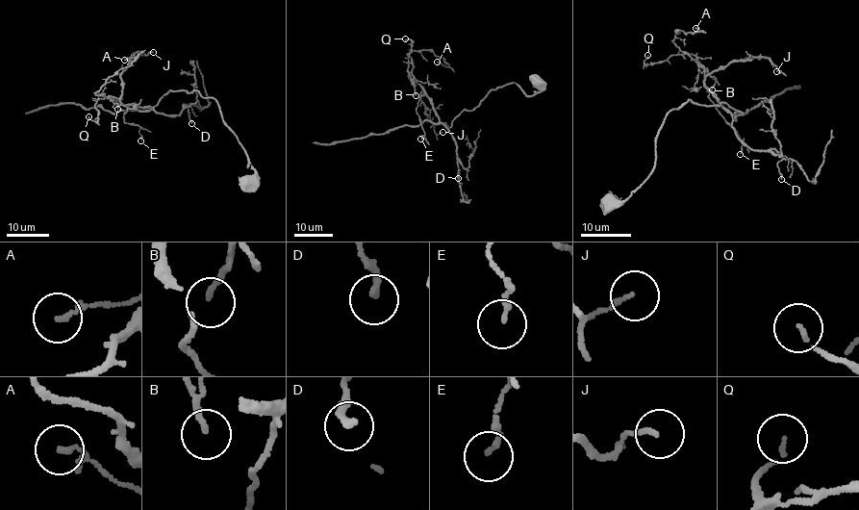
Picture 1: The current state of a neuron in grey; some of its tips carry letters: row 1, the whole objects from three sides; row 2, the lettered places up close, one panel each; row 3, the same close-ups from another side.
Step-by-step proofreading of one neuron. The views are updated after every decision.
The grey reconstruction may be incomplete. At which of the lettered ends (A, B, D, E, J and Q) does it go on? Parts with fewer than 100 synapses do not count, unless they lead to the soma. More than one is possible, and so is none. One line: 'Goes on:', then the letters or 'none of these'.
Goes on: none of these

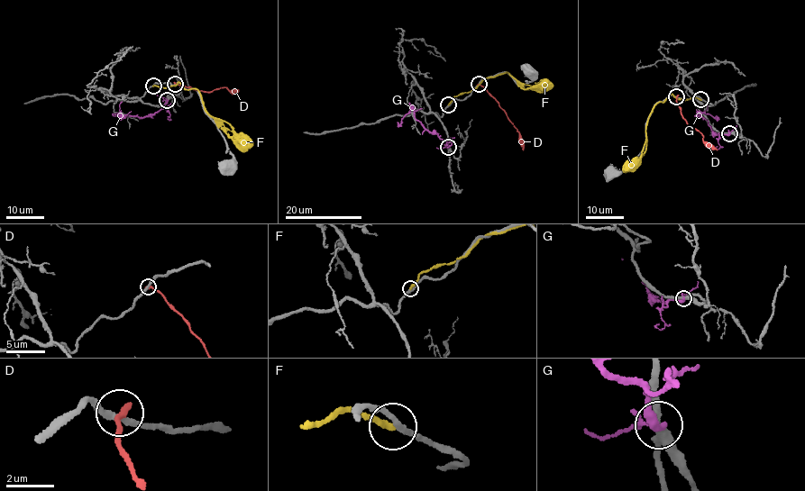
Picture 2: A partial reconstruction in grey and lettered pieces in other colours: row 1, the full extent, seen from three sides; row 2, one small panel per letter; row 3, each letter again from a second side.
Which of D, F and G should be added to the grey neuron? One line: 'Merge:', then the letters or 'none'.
Merge: none

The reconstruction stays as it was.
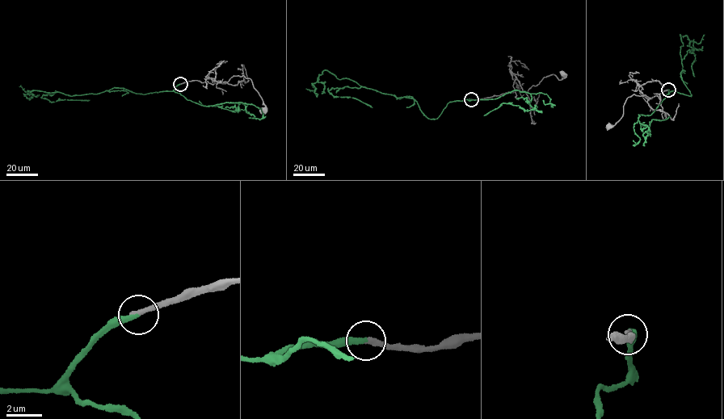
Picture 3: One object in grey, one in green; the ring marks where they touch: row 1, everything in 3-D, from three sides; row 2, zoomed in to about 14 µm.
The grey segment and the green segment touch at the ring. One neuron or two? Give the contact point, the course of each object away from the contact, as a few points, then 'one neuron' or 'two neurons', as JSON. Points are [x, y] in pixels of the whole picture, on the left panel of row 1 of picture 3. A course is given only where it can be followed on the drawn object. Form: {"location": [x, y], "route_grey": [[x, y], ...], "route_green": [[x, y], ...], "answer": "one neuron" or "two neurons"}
{"location": [180, 84], "route_grey": [[180, 84], [195, 80], [226, 83], [234, 76], [244, 76], [250, 78], [259, 95], [265, 106], [263, 110]], "route_green": [[180, 84], [171, 91], [145, 94], [115, 87], [42, 96], [51, 102], [89, 100]], "answer": "one neuron"}

